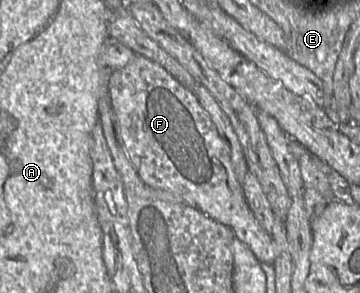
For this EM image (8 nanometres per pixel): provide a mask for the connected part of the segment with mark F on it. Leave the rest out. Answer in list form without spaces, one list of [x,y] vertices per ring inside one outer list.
[[[136,54],[126,66],[111,72],[109,100],[119,125],[124,148],[141,181],[147,187],[179,195],[185,204],[230,228],[234,236],[246,244],[261,263],[273,265],[277,255],[276,246],[270,234],[264,231],[251,211],[242,182],[231,161],[229,147],[194,92],[184,87],[159,64]]]

